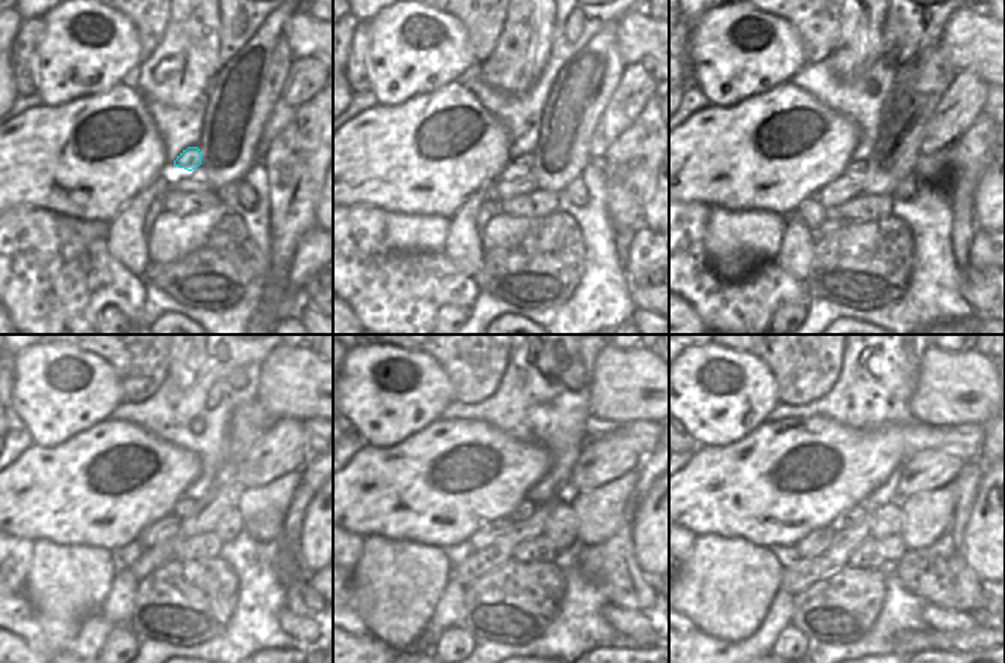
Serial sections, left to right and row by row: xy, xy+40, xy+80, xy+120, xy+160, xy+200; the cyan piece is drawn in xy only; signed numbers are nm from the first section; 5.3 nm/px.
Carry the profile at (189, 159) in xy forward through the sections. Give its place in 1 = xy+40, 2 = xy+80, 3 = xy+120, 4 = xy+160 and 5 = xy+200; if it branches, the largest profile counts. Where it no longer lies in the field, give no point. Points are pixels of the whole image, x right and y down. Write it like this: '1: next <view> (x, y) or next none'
1: next xy+40 (525, 162)
2: next xy+80 (854, 168)
3: next xy+120 (183, 509)
4: next xy+160 (524, 509)
5: next xy+200 (857, 513)

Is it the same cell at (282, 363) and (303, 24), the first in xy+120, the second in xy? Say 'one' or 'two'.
one

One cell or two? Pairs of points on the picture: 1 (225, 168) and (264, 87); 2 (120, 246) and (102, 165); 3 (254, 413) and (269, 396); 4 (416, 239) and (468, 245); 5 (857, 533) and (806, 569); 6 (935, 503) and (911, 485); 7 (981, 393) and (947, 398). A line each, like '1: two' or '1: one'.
1: one
2: two
3: two
4: two
5: one
6: two
7: one

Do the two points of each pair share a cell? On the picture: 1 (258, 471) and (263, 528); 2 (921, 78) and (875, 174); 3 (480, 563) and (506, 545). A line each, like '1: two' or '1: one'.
1: two
2: one
3: one

